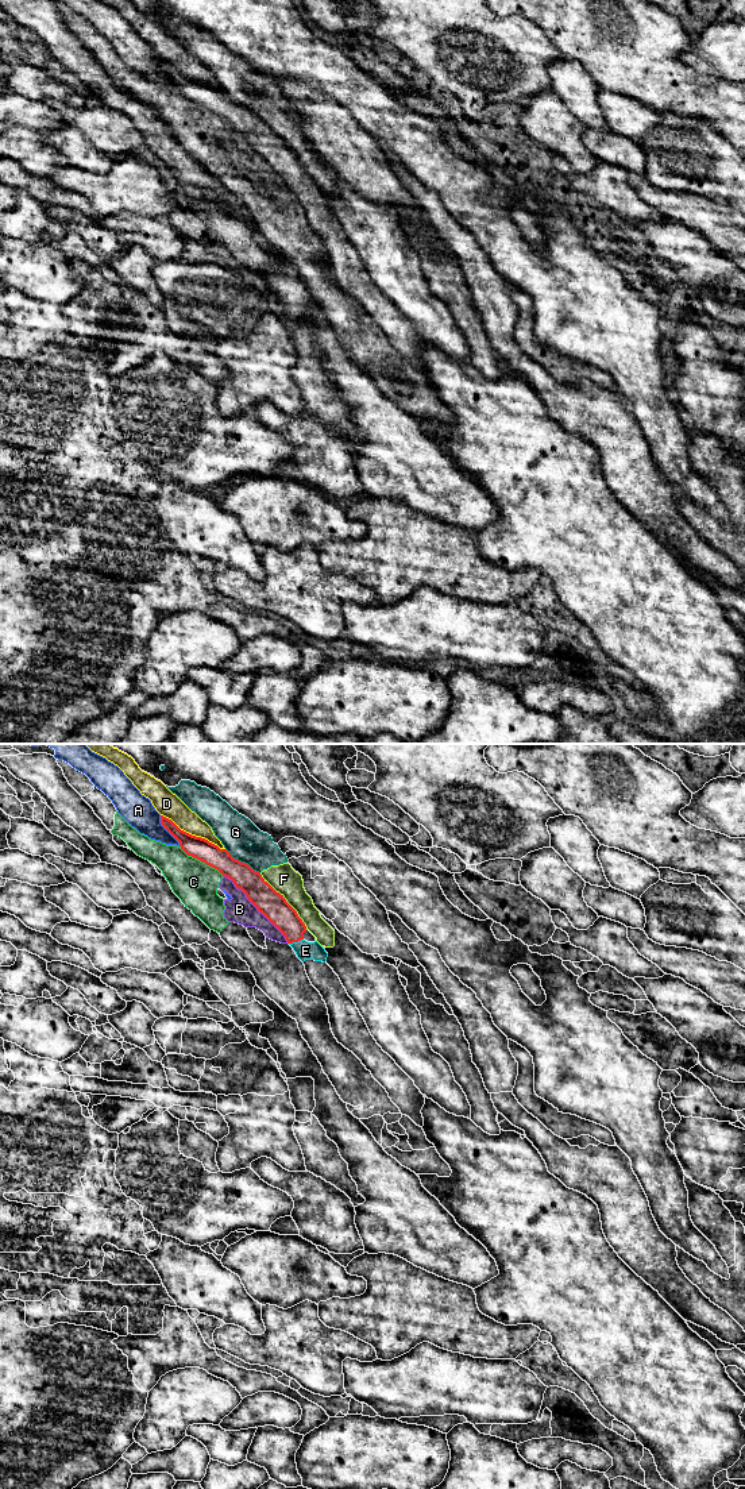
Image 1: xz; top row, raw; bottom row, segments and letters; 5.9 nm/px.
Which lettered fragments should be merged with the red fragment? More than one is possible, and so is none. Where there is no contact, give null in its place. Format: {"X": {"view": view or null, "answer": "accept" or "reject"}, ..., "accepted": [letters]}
{"A": {"view": "xz", "answer": "reject"}, "B": {"view": "xz", "answer": "reject"}, "C": {"view": "xz", "answer": "reject"}, "D": {"view": "xz", "answer": "reject"}, "E": {"view": "xz", "answer": "accept"}, "F": {"view": "xz", "answer": "reject"}, "G": {"view": "xz", "answer": "reject"}, "accepted": ["E"]}

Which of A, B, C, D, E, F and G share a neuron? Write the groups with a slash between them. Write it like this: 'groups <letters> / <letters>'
groups A / B C / D / E / F G

